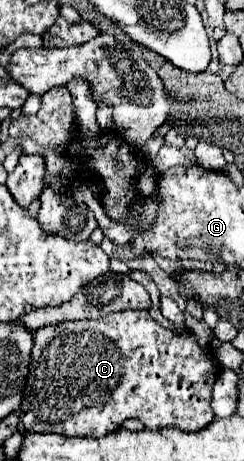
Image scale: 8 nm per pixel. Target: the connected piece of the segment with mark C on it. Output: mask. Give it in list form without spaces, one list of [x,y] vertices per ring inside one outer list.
[[[120,311],[110,313],[102,319],[90,319],[90,321],[62,321],[56,325],[42,327],[34,331],[34,351],[32,351],[32,363],[30,363],[30,375],[26,379],[24,397],[22,397],[22,409],[20,409],[20,421],[26,427],[26,431],[36,433],[60,433],[64,437],[102,437],[122,425],[122,421],[134,417],[140,419],[148,429],[162,429],[162,427],[180,427],[182,431],[198,431],[206,427],[206,423],[214,421],[214,413],[210,411],[210,389],[214,385],[214,379],[218,377],[218,367],[212,365],[210,355],[198,347],[192,333],[176,333],[170,329],[164,329],[158,325],[148,311]]]

